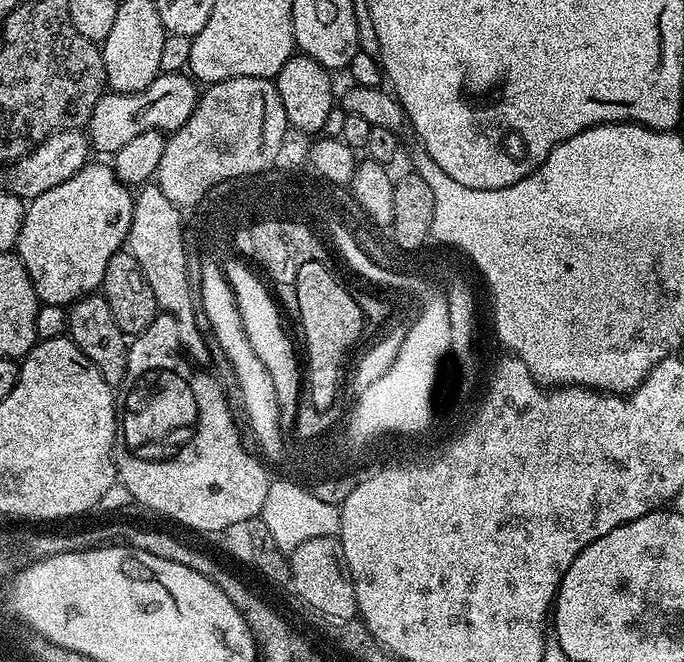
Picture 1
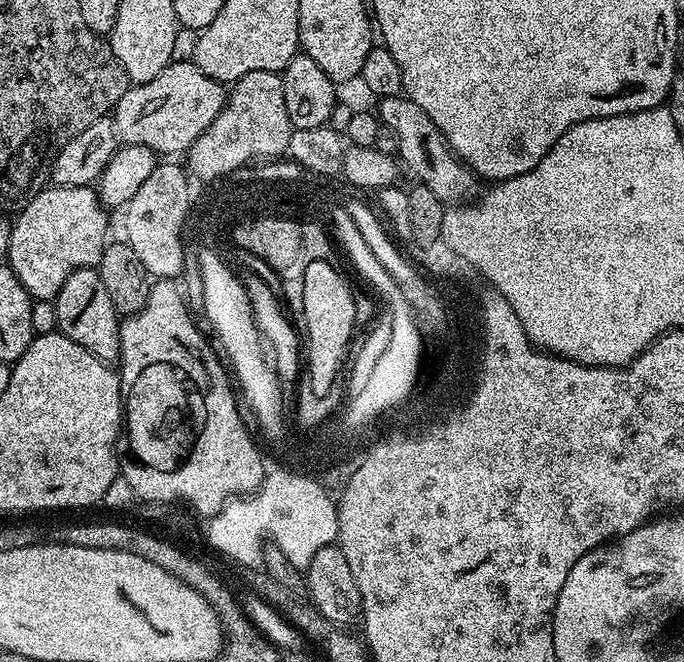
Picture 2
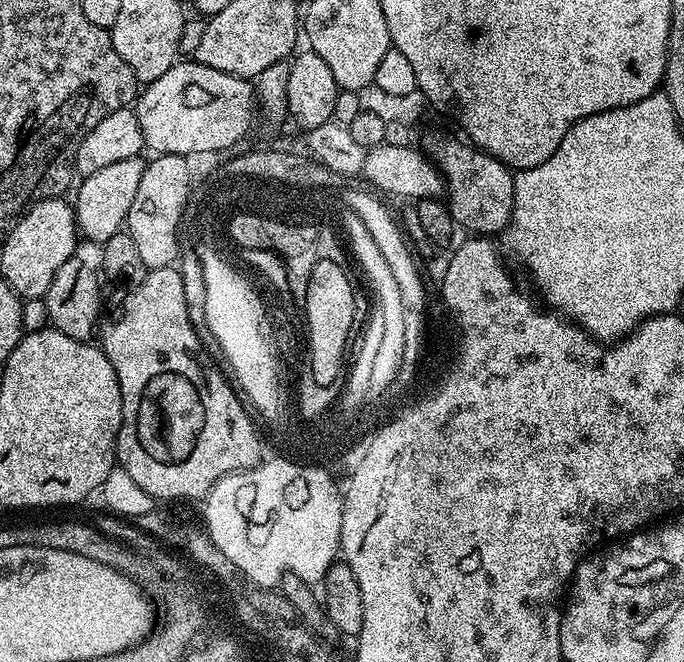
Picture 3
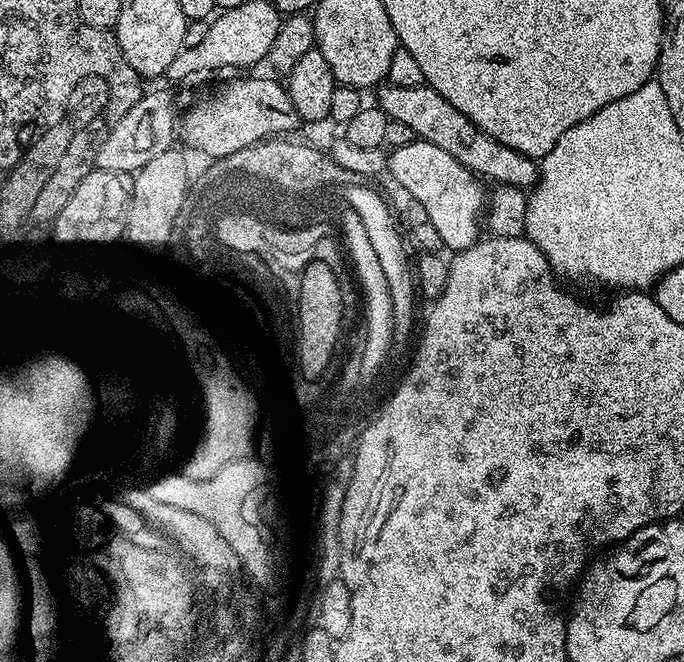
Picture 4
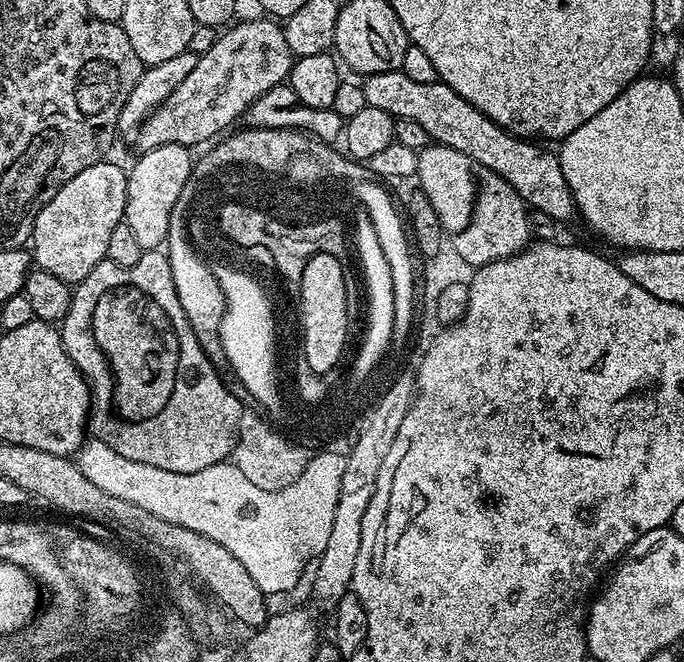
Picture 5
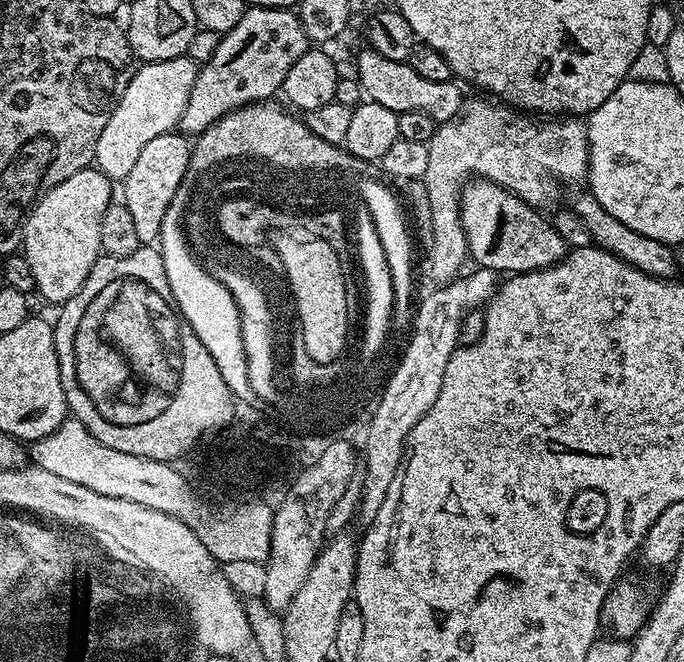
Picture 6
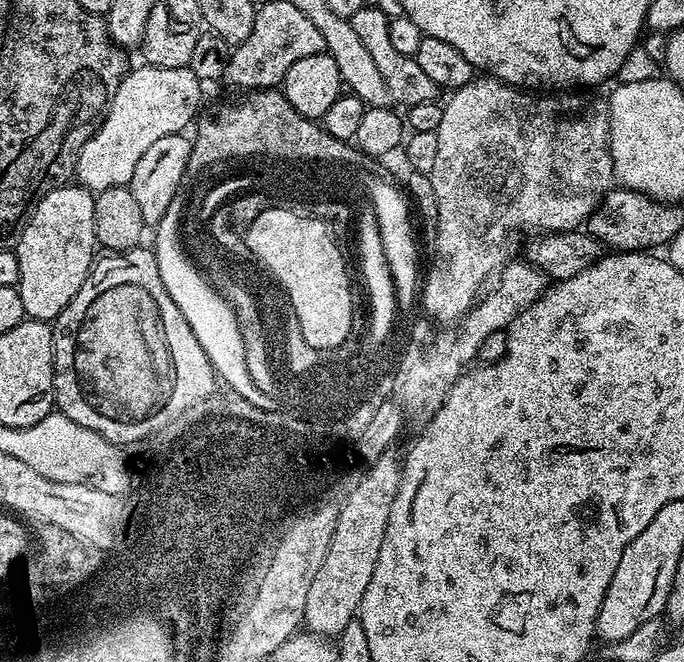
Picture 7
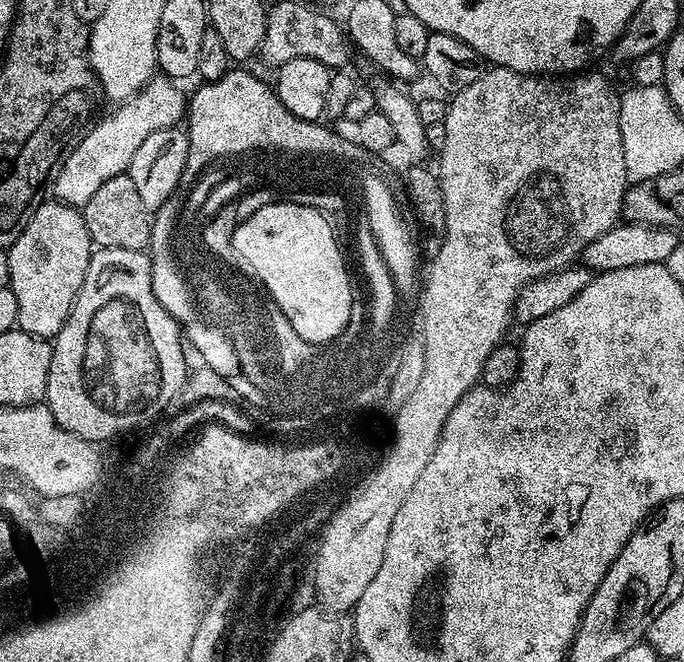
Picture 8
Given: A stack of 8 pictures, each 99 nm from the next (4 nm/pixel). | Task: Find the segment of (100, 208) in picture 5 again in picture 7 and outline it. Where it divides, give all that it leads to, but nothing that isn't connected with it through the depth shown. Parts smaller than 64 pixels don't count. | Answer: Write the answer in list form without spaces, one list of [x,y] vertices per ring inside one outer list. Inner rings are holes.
[[[76,182],[63,188],[50,190],[32,209],[20,240],[16,243],[22,306],[26,306],[26,317],[30,320],[55,321],[62,310],[86,281],[88,272],[94,267],[92,248],[97,247],[94,234],[95,195]]]

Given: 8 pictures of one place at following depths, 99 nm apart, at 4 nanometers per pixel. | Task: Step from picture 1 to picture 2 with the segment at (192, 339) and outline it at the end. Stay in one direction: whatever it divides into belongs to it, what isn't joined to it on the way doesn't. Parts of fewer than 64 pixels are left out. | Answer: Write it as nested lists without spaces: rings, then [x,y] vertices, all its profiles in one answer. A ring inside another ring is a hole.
[[[157,163],[150,178],[142,182],[142,187],[134,193],[134,198],[130,198],[130,202],[122,209],[123,239],[133,248],[147,275],[152,278],[175,281],[176,276],[184,272],[186,257],[181,253],[176,233],[182,226],[182,218],[190,203],[190,178],[181,165],[180,168],[176,164]]]

